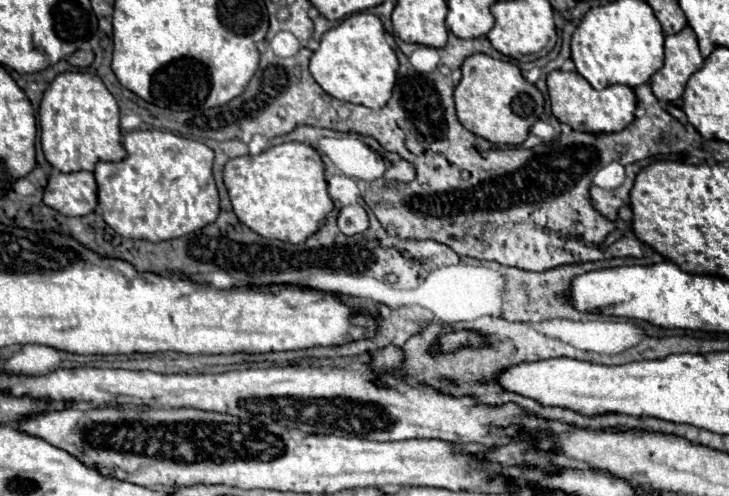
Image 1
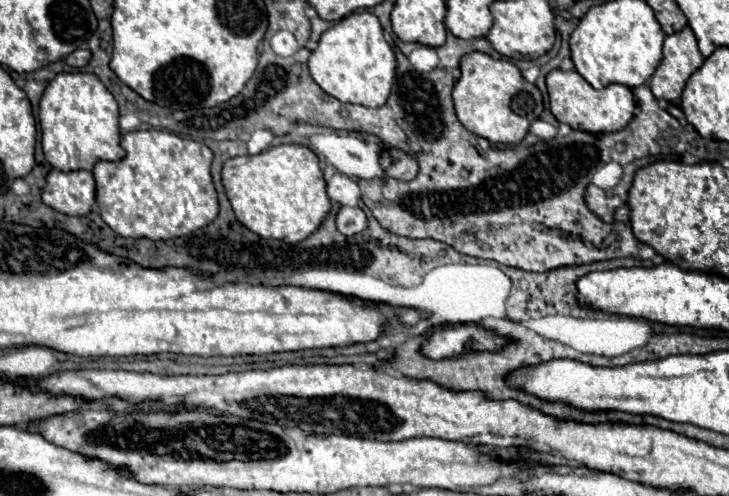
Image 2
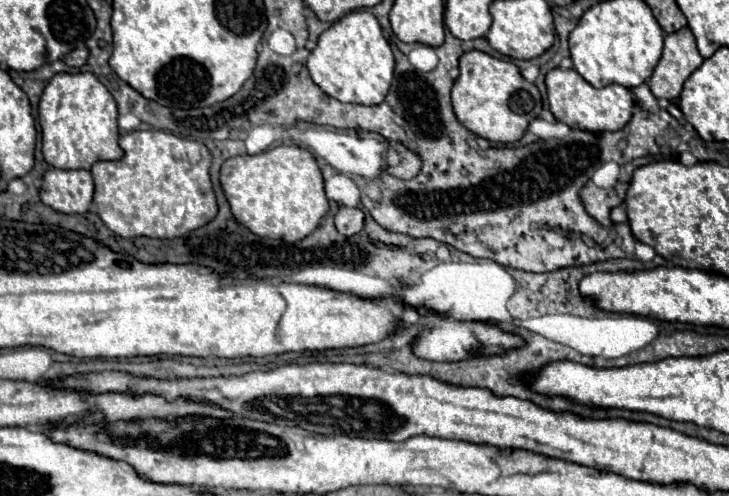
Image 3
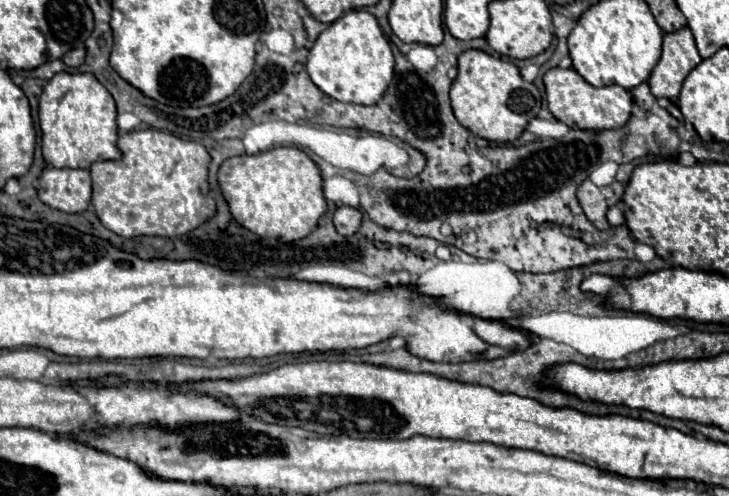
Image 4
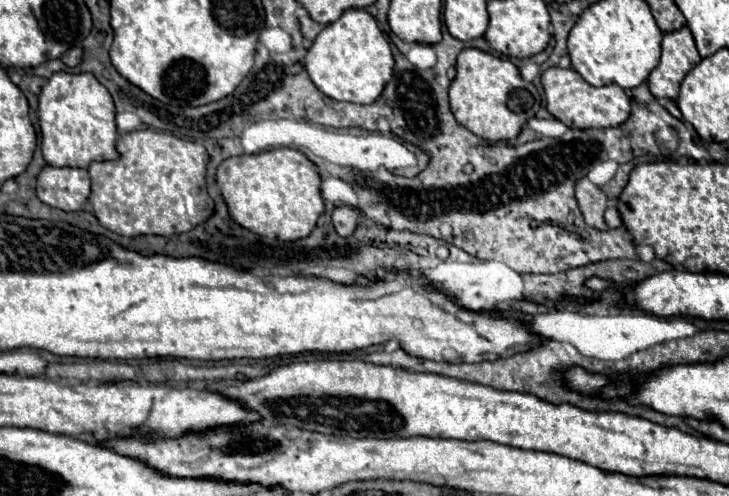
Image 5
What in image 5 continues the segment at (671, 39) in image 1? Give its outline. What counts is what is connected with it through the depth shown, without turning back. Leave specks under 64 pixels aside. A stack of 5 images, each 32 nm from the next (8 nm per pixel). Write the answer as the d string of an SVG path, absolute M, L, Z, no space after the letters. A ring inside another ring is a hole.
M684 26L676 32L664 34L662 58L648 78L650 92L656 98L676 100L684 76L700 62L692 32Z

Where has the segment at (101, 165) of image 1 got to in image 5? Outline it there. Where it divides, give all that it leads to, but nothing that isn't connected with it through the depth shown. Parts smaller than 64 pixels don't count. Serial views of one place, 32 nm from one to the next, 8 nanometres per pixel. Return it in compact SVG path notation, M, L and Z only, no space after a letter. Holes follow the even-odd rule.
M136 130L122 134L116 142L120 158L114 162L92 162L90 204L100 224L120 236L174 236L184 234L214 214L214 200L206 190L208 152L202 144L180 140L158 130Z

